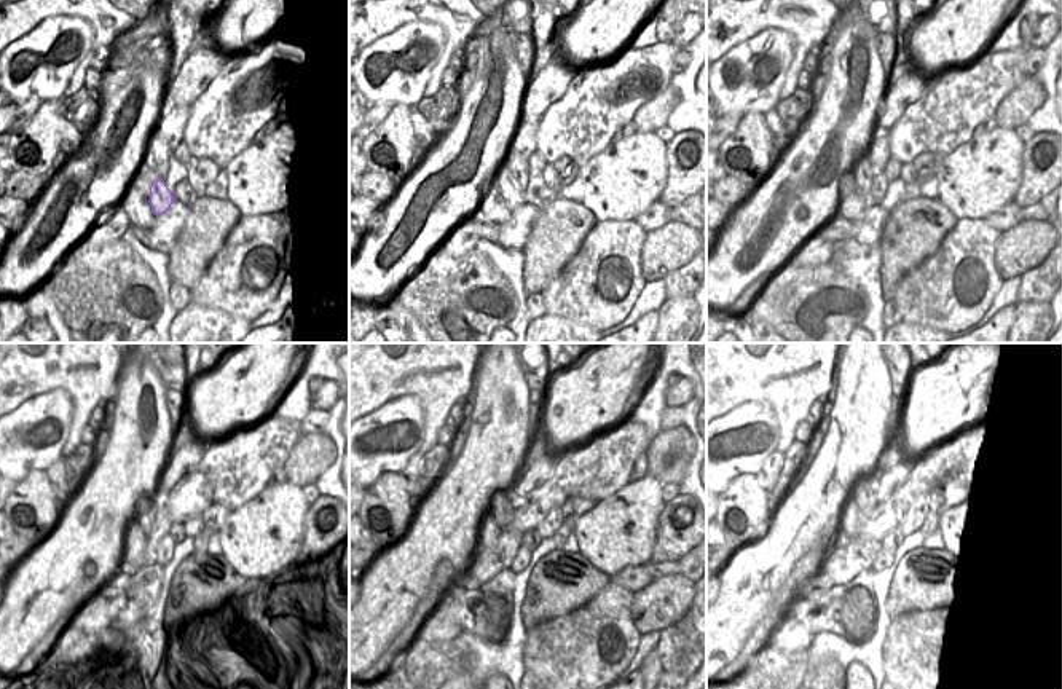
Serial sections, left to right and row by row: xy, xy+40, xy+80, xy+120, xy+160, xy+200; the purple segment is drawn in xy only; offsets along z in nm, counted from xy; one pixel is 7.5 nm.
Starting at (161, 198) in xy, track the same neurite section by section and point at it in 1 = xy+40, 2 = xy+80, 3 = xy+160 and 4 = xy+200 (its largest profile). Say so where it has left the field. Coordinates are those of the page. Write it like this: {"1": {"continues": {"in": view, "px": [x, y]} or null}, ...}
{"1": {"continues": {"in": "xy+40", "px": [514, 196]}}, "2": {"continues": {"in": "xy+80", "px": [863, 171]}}, "3": {"continues": {"in": "xy+160", "px": [504, 501]}}, "4": {"continues": {"in": "xy+200", "px": [863, 487]}}}

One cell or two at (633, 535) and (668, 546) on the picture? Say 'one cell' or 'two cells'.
two cells

